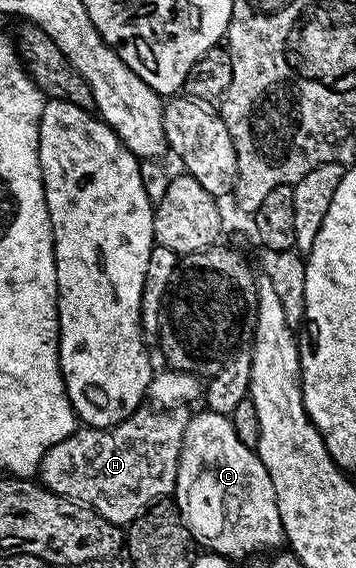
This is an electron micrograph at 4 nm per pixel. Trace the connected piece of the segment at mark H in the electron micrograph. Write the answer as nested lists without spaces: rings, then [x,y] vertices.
[[[175,405],[171,409],[154,408],[153,413],[132,413],[112,429],[78,428],[67,439],[53,444],[44,453],[37,472],[40,484],[60,497],[71,498],[88,506],[113,525],[128,526],[154,501],[166,498],[176,490],[183,435],[191,416],[190,410],[187,410],[185,405]]]

